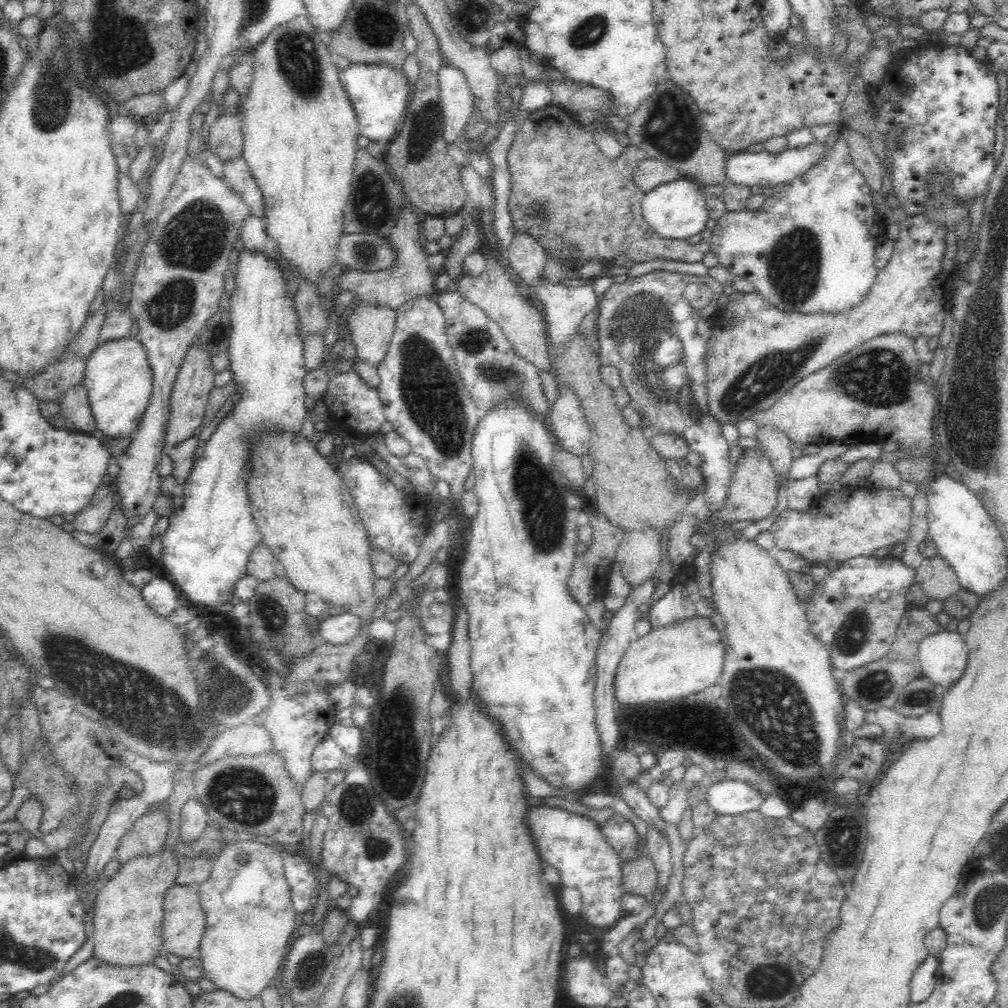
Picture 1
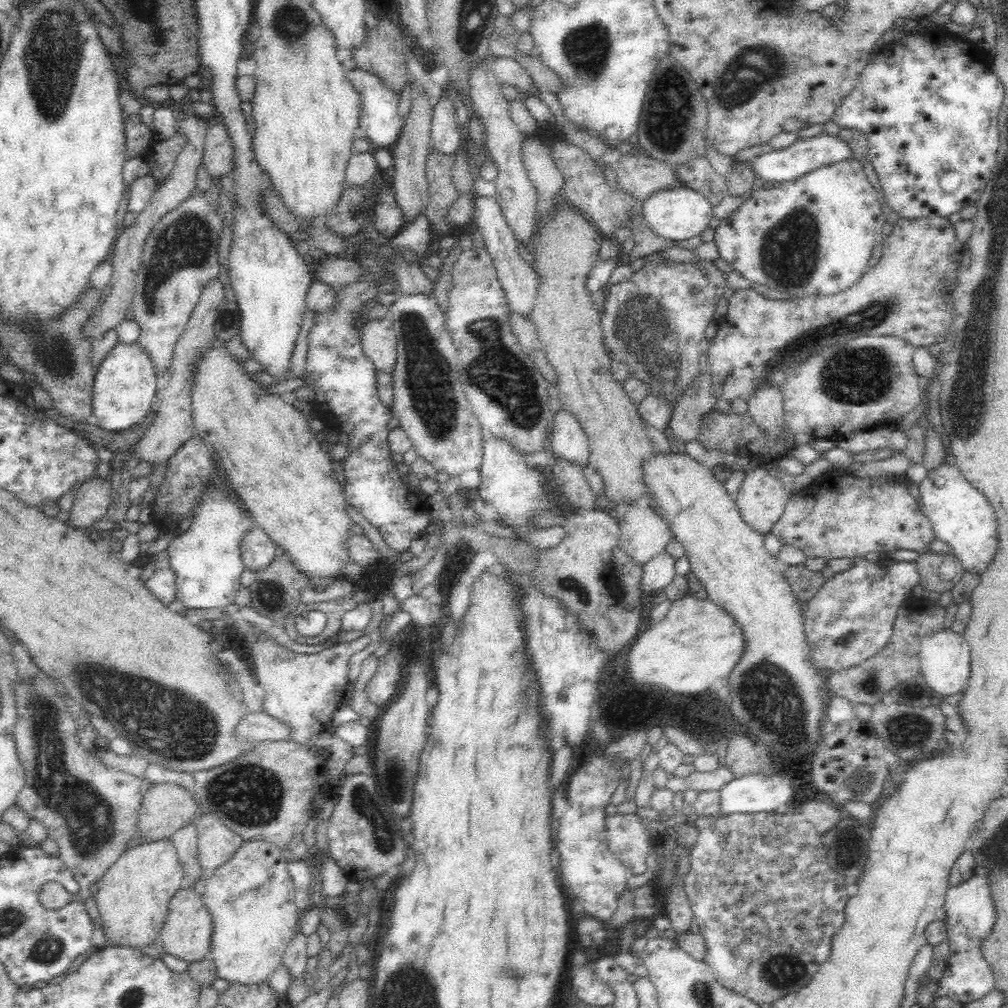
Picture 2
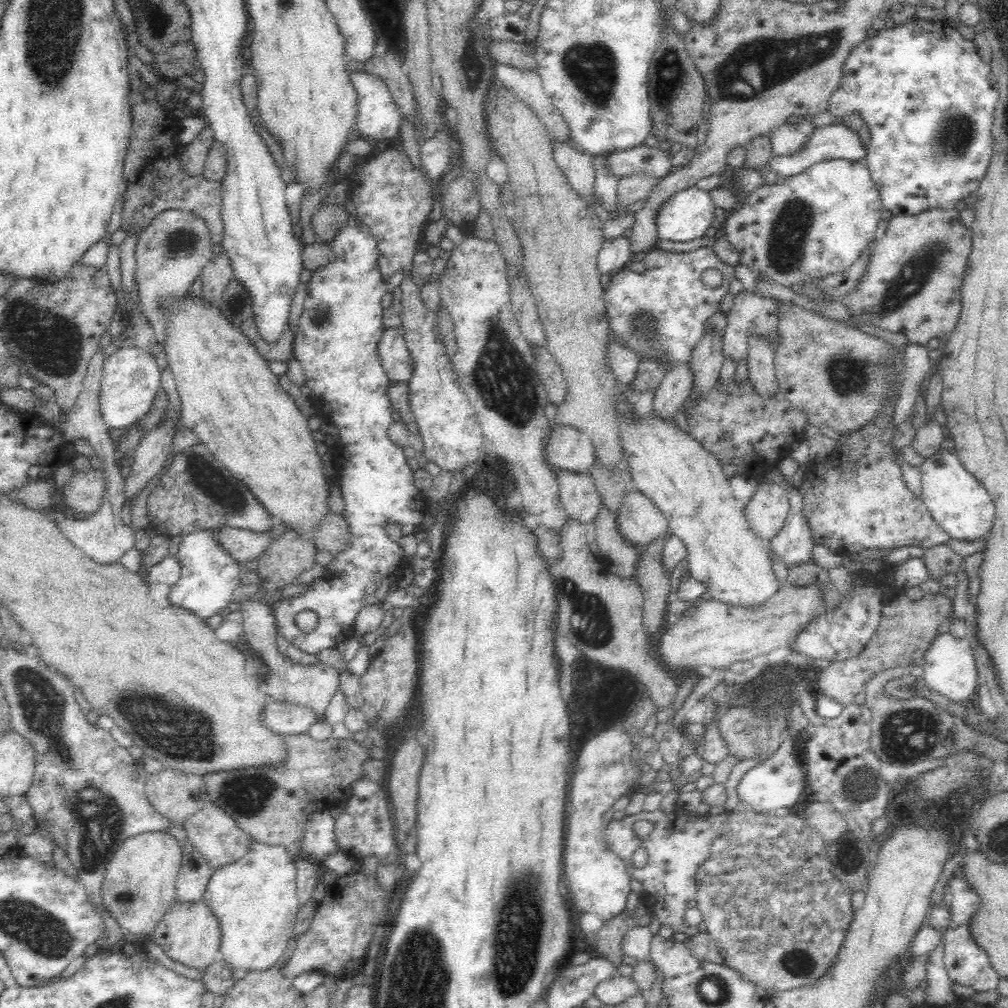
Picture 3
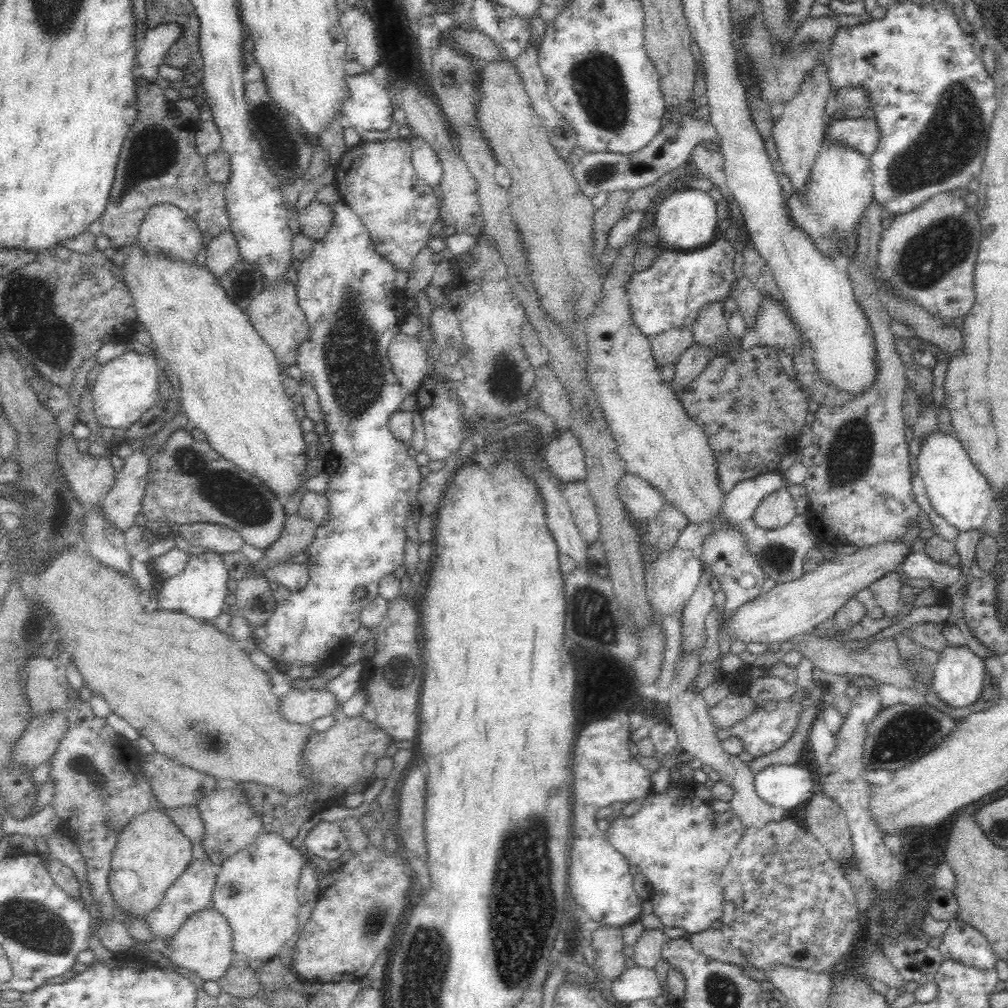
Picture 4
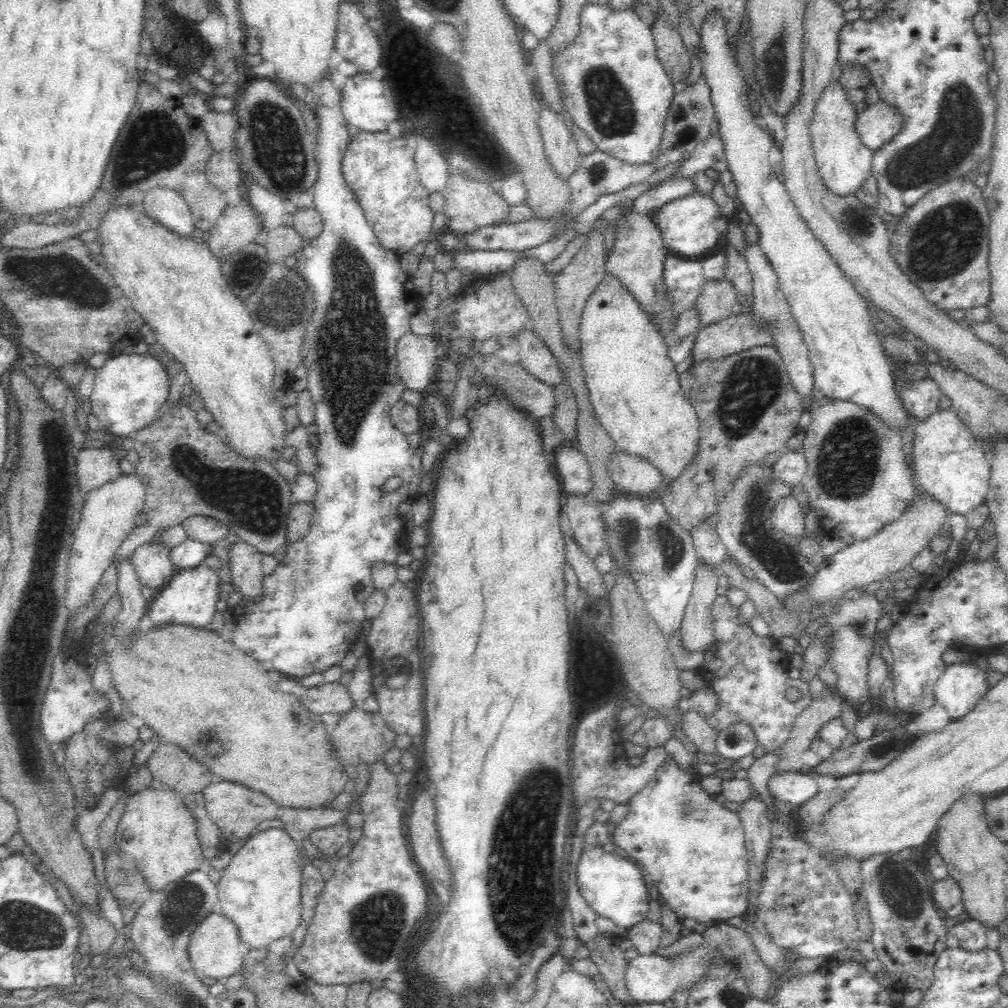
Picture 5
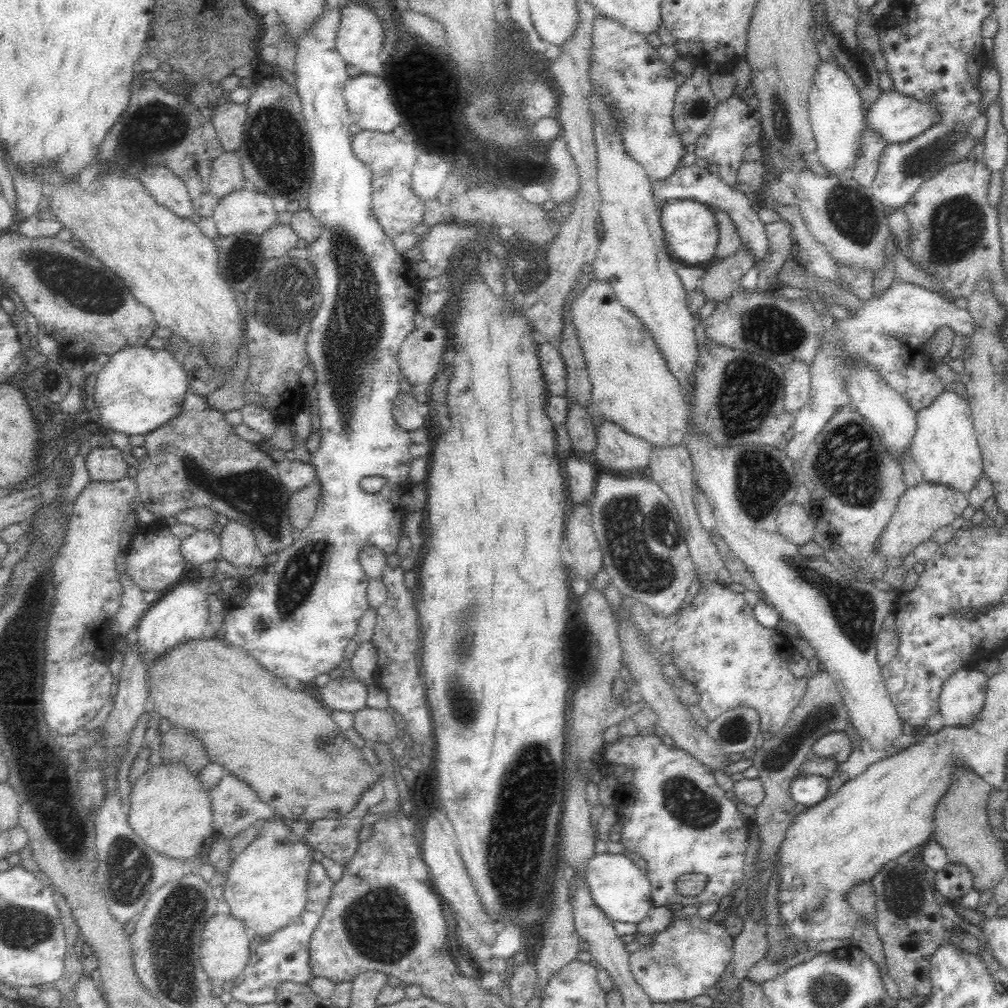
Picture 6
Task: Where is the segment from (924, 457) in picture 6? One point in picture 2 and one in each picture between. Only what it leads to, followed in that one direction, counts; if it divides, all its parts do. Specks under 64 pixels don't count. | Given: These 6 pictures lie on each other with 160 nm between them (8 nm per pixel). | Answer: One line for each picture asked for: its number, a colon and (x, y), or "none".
2: (960, 515)
3: (958, 503)
4: (957, 491)
5: (952, 468)

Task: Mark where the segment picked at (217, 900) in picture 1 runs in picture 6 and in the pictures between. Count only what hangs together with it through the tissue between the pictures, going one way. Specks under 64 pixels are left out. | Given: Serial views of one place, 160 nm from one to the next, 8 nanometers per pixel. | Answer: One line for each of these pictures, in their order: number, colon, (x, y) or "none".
2: (248, 942)
3: (255, 900)
4: (256, 891)
5: (259, 891)
6: (265, 888)

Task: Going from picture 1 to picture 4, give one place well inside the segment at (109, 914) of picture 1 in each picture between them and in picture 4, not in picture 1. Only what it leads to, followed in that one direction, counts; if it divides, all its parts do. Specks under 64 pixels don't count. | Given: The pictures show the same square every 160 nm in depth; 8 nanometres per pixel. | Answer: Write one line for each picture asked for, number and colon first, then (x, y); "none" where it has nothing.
2: (133, 898)
3: (138, 889)
4: (151, 853)

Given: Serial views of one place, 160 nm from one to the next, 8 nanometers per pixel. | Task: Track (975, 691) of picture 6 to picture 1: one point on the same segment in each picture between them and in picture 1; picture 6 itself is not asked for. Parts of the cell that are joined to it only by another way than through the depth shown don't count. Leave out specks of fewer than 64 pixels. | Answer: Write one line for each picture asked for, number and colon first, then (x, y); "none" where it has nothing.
1: (943, 656)
2: (944, 656)
3: (948, 667)
4: (957, 676)
5: (960, 687)

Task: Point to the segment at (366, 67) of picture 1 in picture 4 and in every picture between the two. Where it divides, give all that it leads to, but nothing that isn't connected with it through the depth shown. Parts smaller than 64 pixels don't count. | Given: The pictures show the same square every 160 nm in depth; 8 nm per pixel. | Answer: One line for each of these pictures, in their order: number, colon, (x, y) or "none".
2: (380, 119)
3: (379, 118)
4: (369, 108)

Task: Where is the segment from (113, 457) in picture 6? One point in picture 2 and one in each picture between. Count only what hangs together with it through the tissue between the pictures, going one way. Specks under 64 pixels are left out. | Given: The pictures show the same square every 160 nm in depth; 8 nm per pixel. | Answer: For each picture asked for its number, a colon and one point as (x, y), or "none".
2: (92, 499)
3: (83, 493)
4: (90, 477)
5: (94, 466)

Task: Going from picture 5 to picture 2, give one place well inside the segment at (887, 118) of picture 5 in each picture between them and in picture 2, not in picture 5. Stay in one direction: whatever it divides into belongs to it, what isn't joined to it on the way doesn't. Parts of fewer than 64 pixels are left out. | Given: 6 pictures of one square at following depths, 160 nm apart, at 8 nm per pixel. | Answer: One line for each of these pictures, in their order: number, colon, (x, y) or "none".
2: (804, 156)
3: (831, 142)
4: (859, 134)

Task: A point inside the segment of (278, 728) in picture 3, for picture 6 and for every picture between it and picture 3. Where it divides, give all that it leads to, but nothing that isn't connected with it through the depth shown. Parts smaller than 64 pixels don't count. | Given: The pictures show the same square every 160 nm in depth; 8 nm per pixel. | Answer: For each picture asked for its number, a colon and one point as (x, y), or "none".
4: (298, 706)
5: (329, 698)
6: (346, 694)

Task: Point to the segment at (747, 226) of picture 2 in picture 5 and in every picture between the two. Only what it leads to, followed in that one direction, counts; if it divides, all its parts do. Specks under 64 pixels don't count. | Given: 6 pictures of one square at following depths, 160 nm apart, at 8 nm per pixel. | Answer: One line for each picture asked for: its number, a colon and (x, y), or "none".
3: (819, 222)
4: (839, 189)
5: (843, 162)

